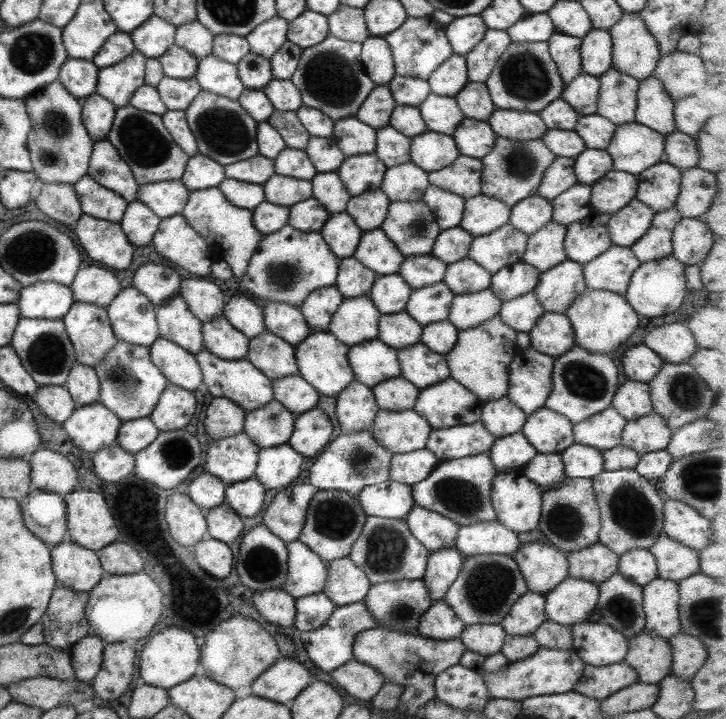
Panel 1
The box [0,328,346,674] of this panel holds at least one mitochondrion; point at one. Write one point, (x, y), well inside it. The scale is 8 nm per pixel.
(47, 354)

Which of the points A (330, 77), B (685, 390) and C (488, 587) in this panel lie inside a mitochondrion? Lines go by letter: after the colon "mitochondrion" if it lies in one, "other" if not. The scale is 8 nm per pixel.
A: mitochondrion
B: mitochondrion
C: mitochondrion

